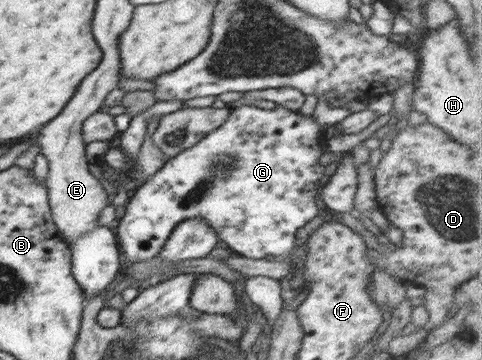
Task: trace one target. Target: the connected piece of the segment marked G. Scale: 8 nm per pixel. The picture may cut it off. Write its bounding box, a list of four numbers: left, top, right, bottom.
[113,105,331,265]

